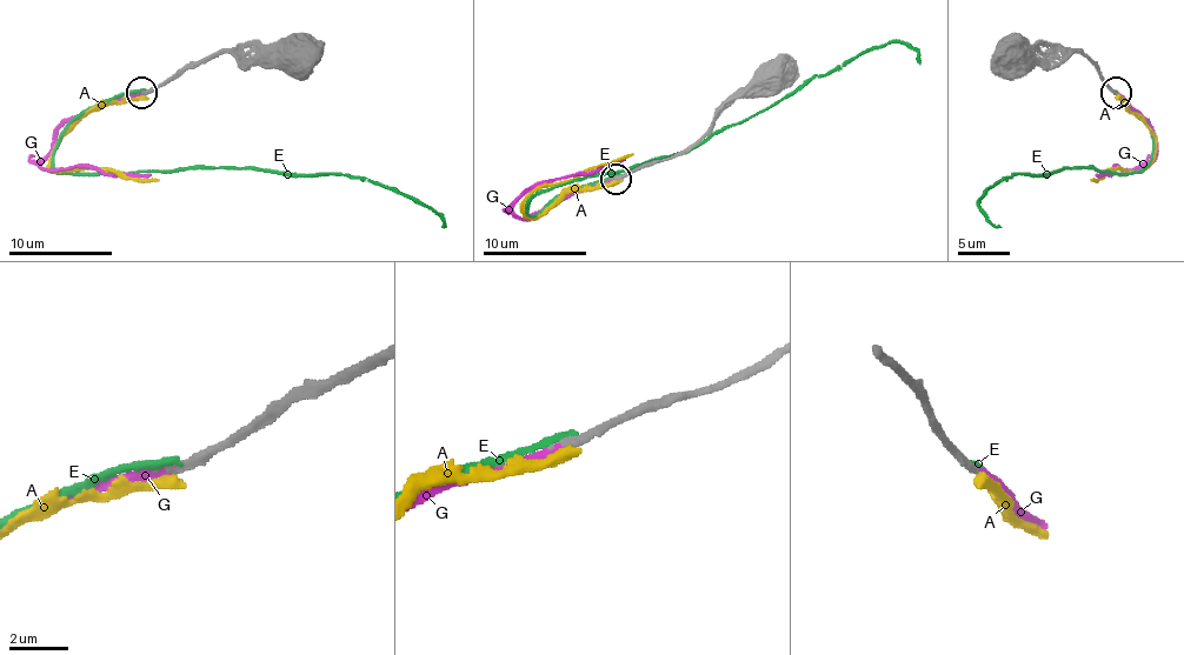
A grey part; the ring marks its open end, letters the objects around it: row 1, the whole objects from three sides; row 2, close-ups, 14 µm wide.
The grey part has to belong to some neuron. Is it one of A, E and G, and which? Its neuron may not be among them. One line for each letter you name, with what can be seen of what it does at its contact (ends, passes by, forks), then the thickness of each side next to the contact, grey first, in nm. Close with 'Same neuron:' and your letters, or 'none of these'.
G: it ends; calibres 280 and 240 nm
Same neuron: G

